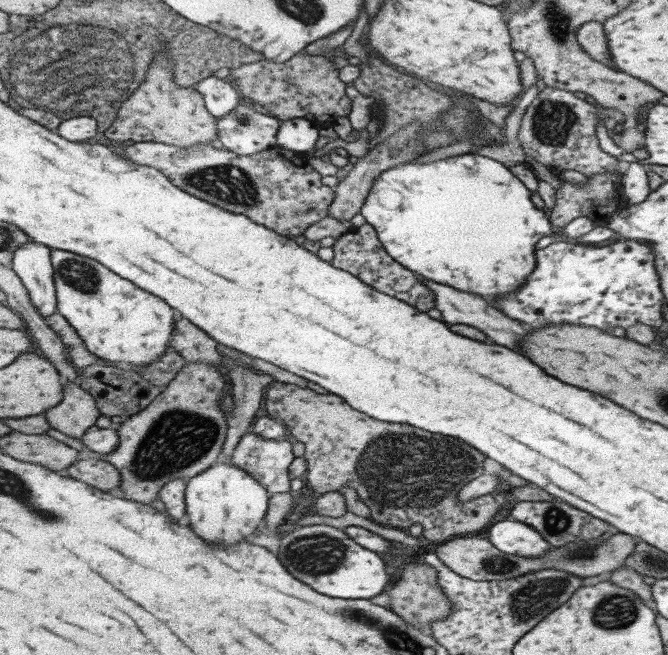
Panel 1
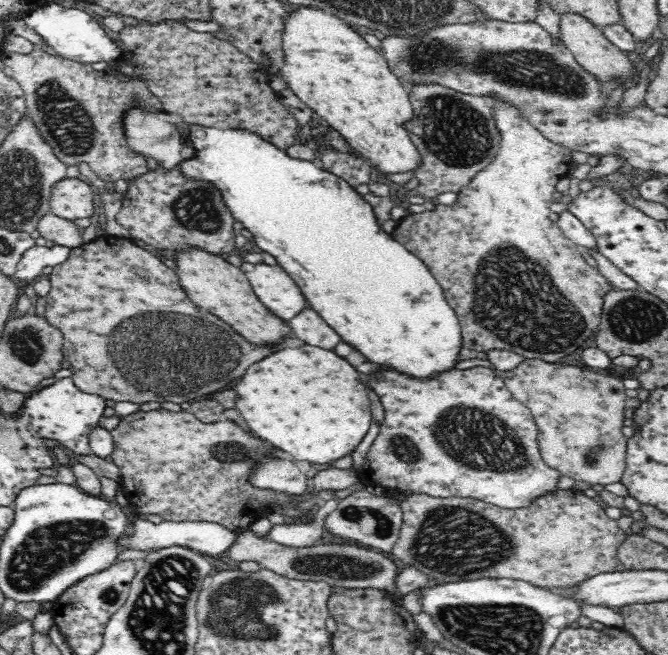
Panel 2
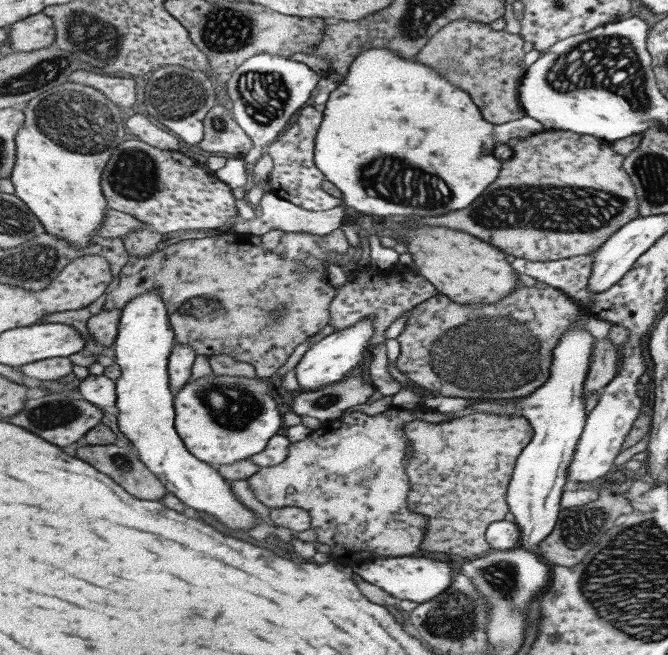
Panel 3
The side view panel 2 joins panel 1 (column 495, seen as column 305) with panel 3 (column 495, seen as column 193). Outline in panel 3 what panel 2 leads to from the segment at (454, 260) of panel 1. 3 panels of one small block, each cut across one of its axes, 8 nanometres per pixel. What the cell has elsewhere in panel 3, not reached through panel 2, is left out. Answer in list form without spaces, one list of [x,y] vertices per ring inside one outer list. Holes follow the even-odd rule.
[[[371,48],[357,56],[351,64],[351,72],[345,74],[345,80],[331,92],[323,114],[315,162],[325,172],[327,180],[339,184],[345,192],[345,204],[327,212],[327,220],[335,228],[343,226],[341,210],[345,210],[345,206],[369,216],[377,214],[387,218],[397,218],[397,214],[419,214],[419,218],[427,218],[469,208],[493,182],[499,180],[499,174],[503,172],[503,164],[493,156],[495,144],[507,144],[511,138],[533,136],[545,130],[545,124],[533,116],[525,116],[501,126],[487,122],[479,104],[467,90],[459,88],[433,64],[407,58],[393,48]]]

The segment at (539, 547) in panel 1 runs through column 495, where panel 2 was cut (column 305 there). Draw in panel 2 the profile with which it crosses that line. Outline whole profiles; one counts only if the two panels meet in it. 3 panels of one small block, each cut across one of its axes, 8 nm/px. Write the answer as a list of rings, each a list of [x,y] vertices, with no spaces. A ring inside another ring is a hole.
[[[328,500],[324,510],[320,510],[314,516],[314,522],[310,522],[310,524],[284,522],[282,526],[272,524],[272,530],[268,532],[266,538],[274,540],[278,544],[288,544],[288,546],[312,546],[312,544],[318,544],[318,542],[322,542],[322,536],[324,536],[324,520],[332,510],[336,510],[336,502]]]

